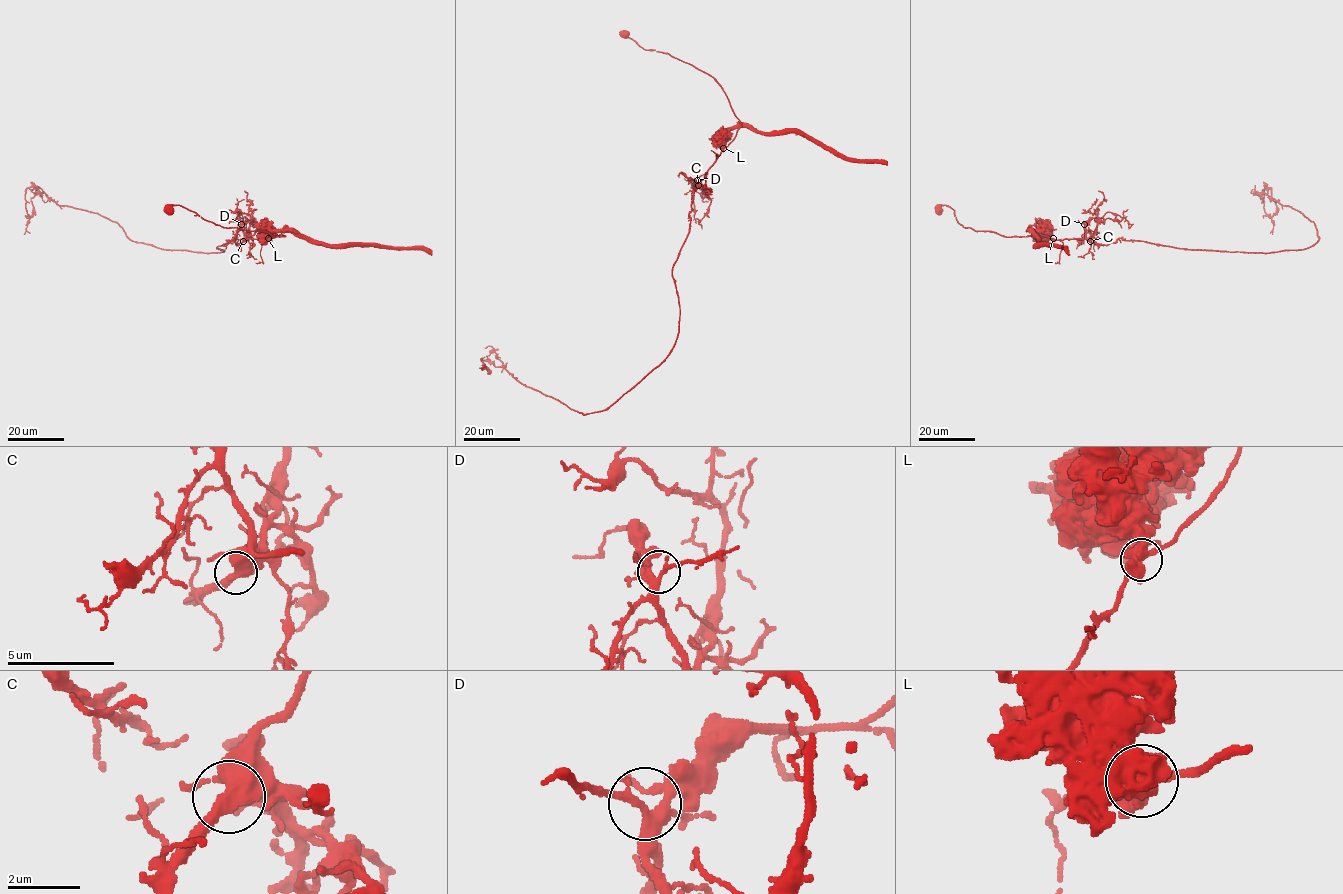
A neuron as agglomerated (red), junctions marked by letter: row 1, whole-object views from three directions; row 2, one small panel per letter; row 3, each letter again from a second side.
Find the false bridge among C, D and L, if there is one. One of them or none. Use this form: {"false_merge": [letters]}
{"false_merge": ["L"]}

